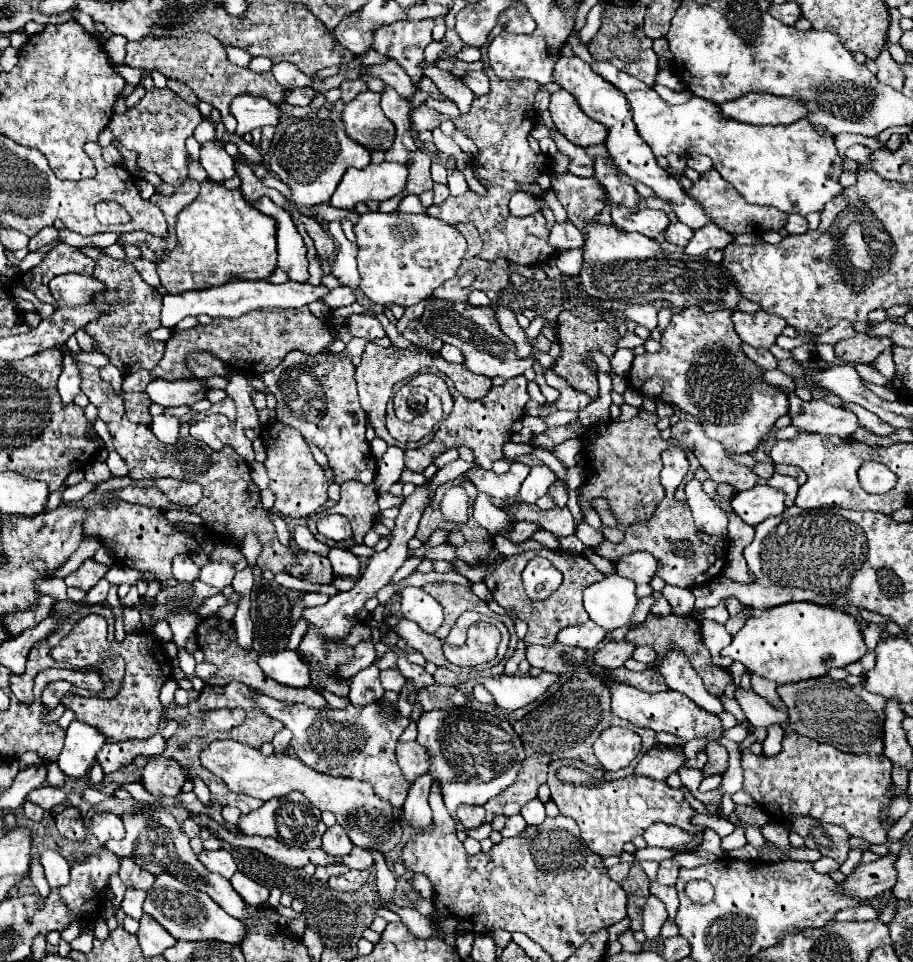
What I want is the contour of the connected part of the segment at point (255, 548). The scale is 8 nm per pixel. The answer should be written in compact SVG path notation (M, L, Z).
M248 534L248 536L244 538L242 554L248 558L248 562L256 564L256 556L260 554L260 544L258 544L258 540L256 540L256 536L254 536L254 534Z

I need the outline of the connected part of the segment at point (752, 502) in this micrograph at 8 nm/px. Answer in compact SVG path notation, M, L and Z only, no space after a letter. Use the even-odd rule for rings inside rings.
M754 486L752 490L738 492L732 500L734 512L750 526L756 526L758 522L764 522L766 518L780 516L786 508L784 504L786 494L772 486Z

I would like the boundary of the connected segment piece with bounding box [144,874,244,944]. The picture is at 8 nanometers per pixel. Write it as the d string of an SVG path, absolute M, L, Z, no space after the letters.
M170 874L156 876L152 888L144 900L144 912L150 914L160 926L164 926L176 940L220 940L238 944L244 936L244 924L238 918L226 914L208 894L192 890Z

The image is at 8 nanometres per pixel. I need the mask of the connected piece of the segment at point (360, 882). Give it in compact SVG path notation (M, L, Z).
M350 870L350 872L342 874L342 876L332 876L328 880L330 888L342 890L342 892L354 892L360 886L364 886L366 882L368 882L368 872L364 872L364 870Z

